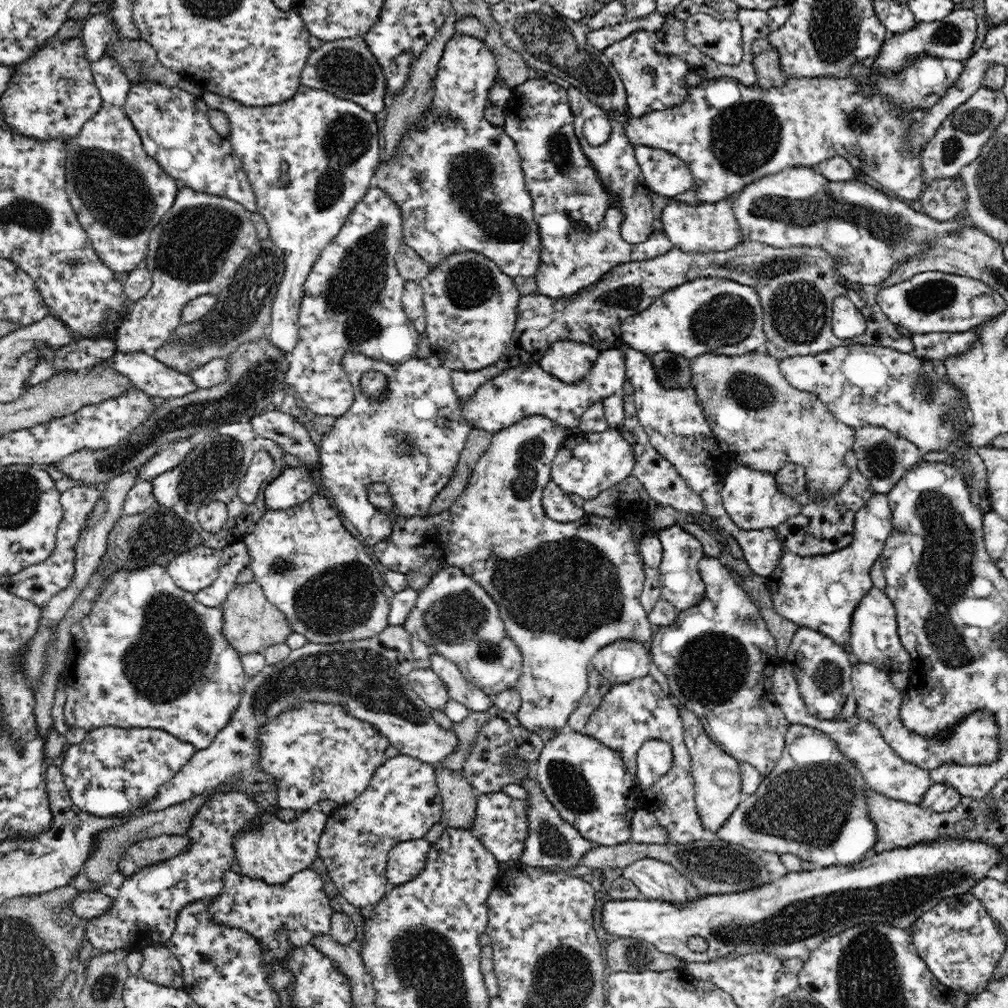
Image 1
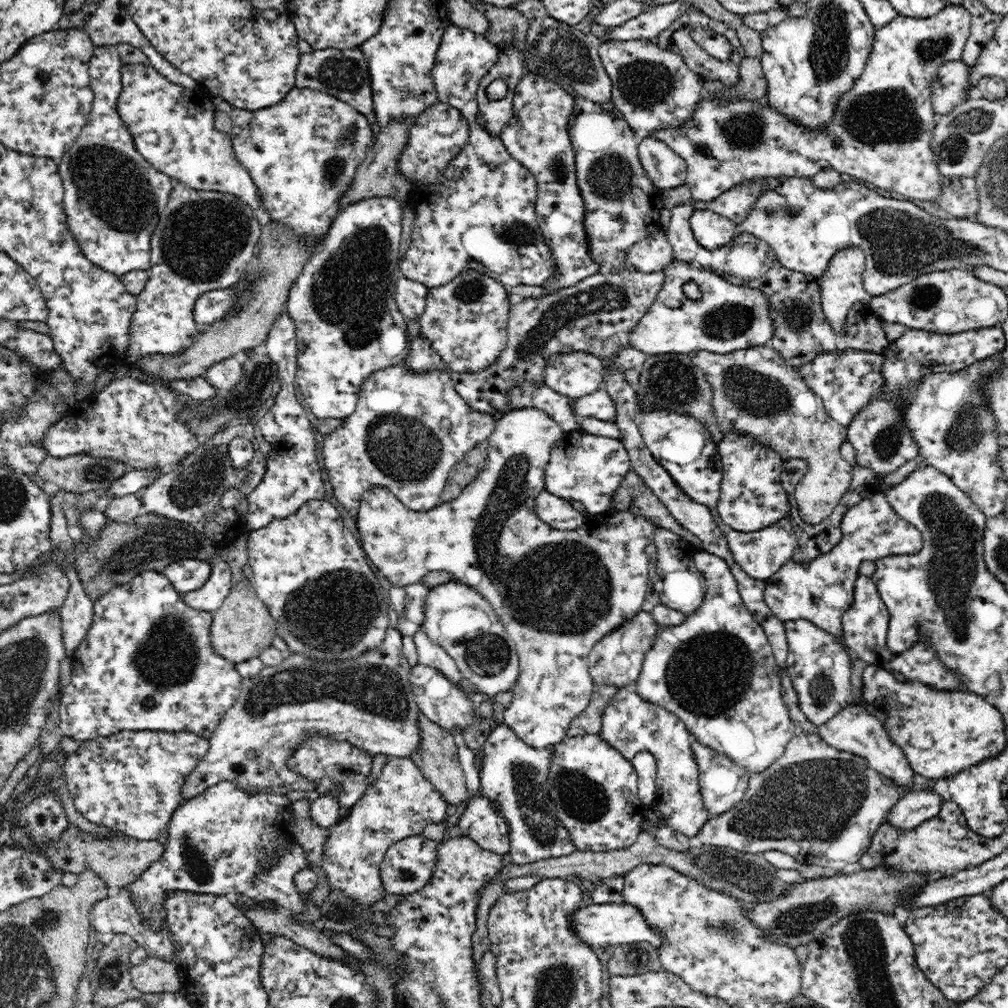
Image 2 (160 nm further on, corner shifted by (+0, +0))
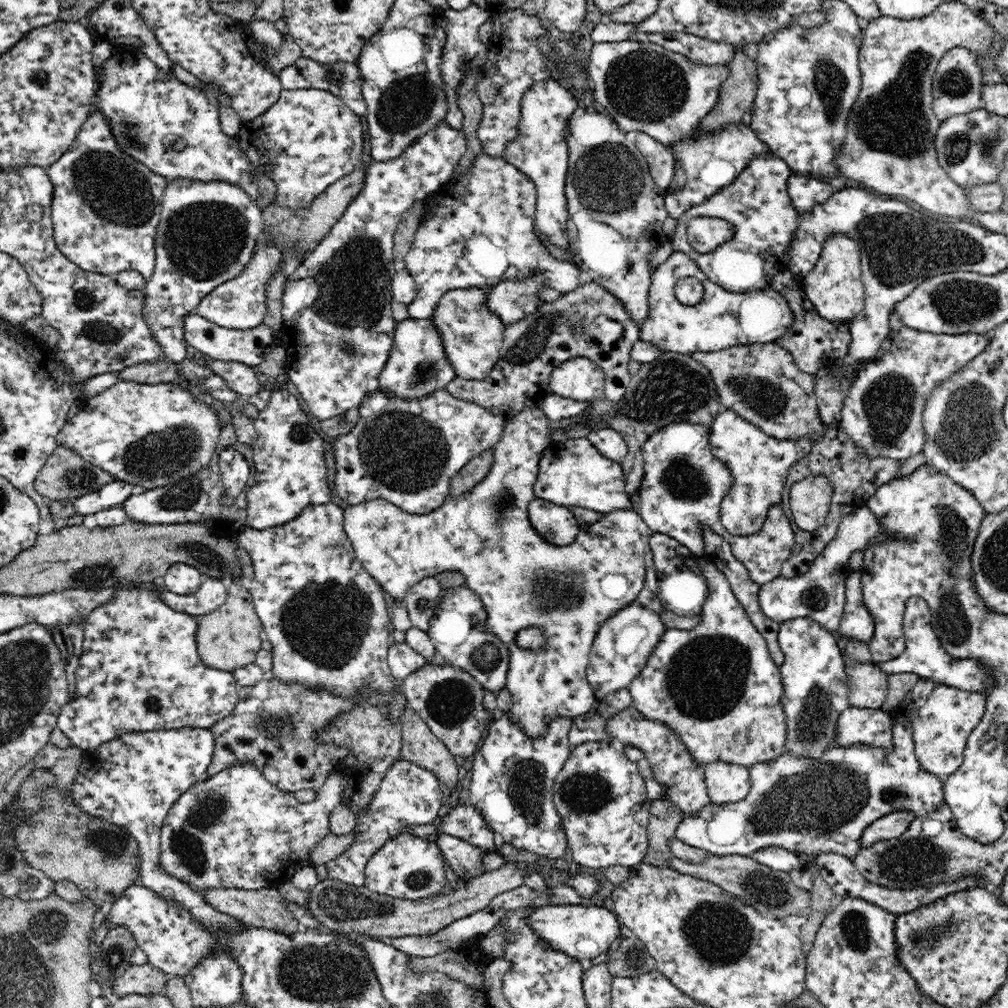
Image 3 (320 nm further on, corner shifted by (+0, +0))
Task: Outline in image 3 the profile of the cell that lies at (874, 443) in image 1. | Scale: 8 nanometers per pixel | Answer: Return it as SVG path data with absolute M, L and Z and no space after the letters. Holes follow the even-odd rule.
M903 326L898 331L890 331L883 340L880 350L863 366L855 376L850 390L842 403L840 425L855 446L862 448L869 458L890 458L904 461L919 454L924 449L925 434L923 428L923 411L933 391L949 376L955 374L978 356L988 346L992 333L948 335L922 332Z

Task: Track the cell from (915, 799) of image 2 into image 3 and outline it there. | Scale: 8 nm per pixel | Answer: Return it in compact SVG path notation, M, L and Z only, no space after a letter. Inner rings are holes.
M896 810L869 824L861 836L861 848L868 848L880 840L898 838L917 816L907 810Z

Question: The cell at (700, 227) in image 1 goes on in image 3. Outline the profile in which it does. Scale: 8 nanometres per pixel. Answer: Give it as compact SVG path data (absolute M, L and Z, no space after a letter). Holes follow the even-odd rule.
M768 153L759 154L755 159L748 163L748 166L739 174L733 184L721 188L715 195L706 199L702 204L688 208L677 220L674 236L670 240L674 251L683 252L688 255L704 271L704 274L714 284L719 284L722 288L730 292L745 293L754 290L766 289L768 282L776 272L784 272L788 268L788 248L790 240L796 228L798 228L798 213L791 203L791 196L787 191L788 178L792 174L791 168L785 160L779 156L768 155ZM698 216L716 217L727 220L735 228L736 234L732 240L720 244L712 252L696 252L689 243L687 237L687 224L691 218Z

